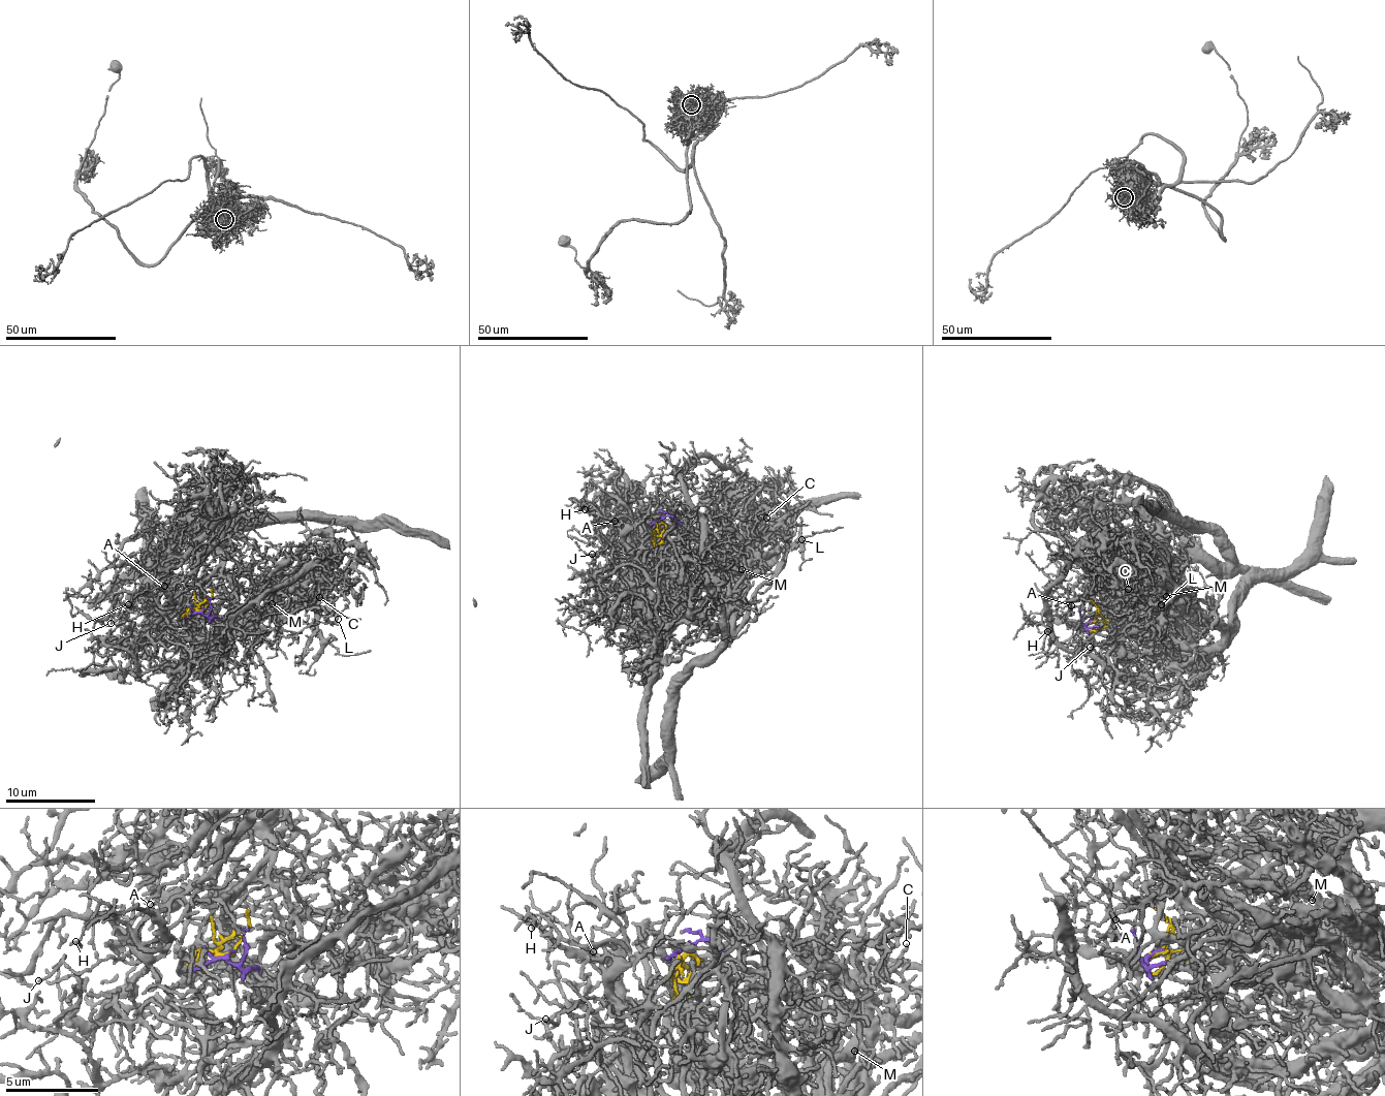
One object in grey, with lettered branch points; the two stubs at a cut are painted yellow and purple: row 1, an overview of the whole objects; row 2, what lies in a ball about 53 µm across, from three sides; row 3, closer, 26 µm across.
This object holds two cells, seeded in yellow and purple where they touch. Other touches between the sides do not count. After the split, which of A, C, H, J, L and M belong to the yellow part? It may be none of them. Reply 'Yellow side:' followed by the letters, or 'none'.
Yellow side: A, H, J

